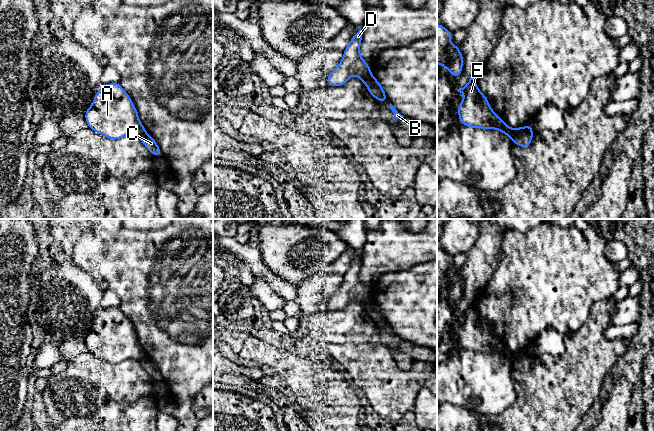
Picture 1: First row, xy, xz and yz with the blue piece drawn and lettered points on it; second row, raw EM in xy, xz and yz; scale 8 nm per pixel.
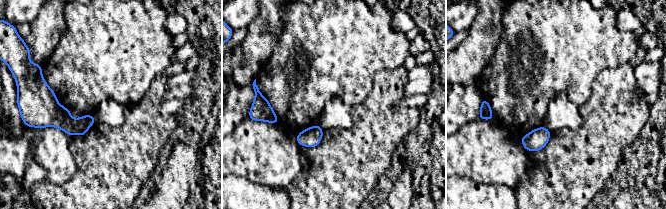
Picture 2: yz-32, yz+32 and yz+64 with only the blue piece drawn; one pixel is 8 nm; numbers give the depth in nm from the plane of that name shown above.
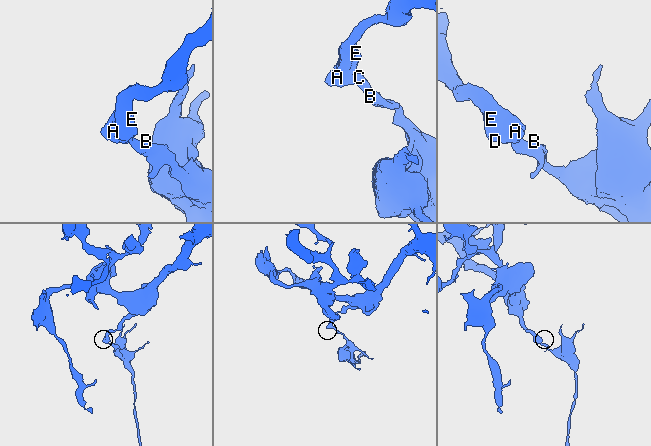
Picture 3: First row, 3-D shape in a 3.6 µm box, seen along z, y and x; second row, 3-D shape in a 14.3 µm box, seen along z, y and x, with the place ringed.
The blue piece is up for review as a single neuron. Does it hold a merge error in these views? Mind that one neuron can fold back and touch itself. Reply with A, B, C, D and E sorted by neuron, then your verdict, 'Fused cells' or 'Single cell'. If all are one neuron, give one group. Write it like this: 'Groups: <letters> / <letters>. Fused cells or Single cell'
Groups: A D E / B C. Fused cells

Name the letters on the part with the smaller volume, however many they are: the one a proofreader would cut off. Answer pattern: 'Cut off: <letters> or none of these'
Cut off: B, C

